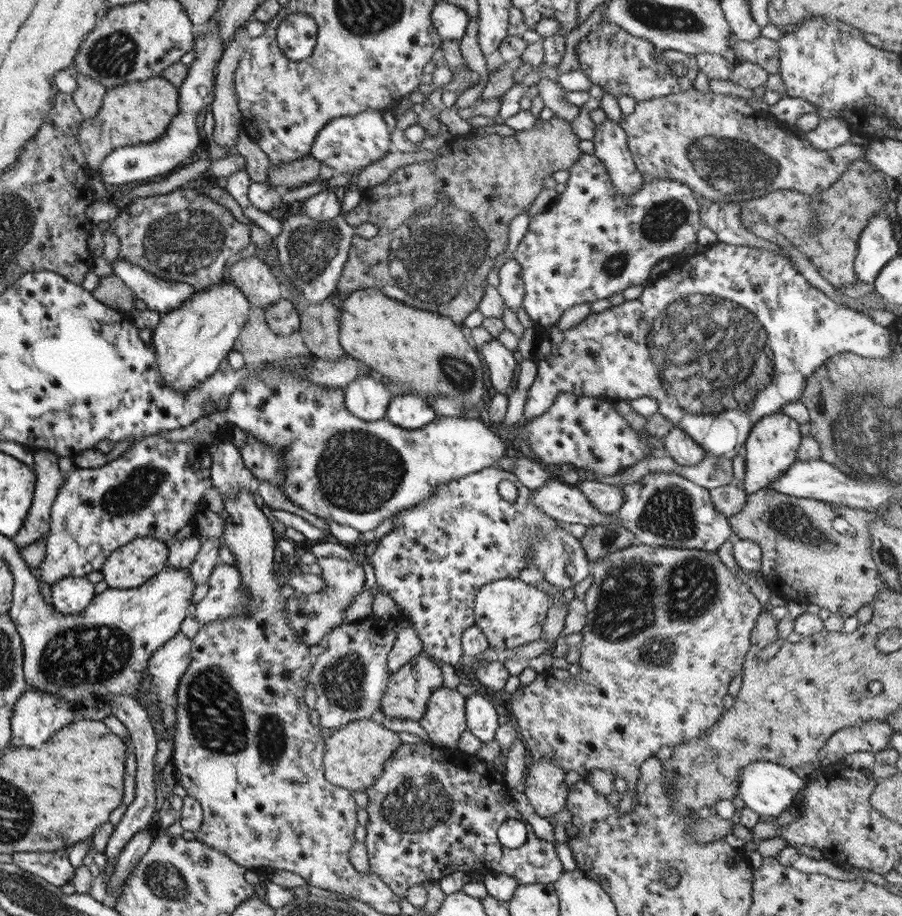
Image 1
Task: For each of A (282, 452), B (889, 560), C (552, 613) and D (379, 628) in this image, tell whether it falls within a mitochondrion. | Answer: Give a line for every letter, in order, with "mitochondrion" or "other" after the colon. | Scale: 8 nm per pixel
A: other
B: mitochondrion
C: other
D: other

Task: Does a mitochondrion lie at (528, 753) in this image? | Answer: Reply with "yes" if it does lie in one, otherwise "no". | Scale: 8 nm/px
no

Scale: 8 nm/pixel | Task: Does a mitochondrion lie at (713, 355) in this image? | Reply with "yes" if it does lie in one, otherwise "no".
yes

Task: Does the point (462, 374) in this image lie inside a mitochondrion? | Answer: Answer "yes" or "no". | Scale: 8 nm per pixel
yes

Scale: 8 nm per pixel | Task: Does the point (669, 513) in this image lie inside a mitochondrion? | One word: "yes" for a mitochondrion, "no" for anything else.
yes

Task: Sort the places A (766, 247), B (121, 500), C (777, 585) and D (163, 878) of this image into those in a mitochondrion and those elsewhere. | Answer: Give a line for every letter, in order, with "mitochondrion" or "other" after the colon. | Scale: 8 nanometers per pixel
A: other
B: mitochondrion
C: other
D: mitochondrion

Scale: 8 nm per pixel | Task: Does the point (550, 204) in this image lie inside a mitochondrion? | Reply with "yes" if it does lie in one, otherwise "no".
no

